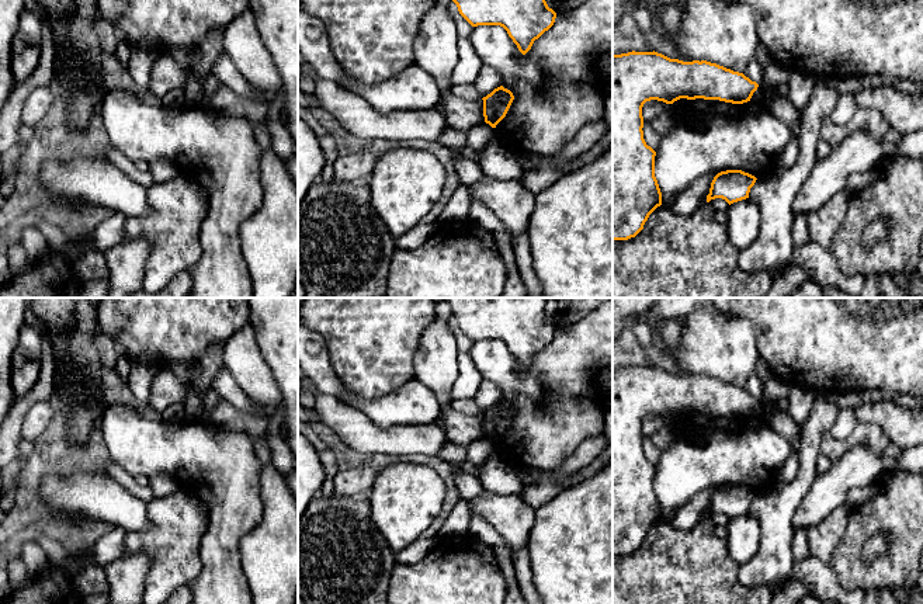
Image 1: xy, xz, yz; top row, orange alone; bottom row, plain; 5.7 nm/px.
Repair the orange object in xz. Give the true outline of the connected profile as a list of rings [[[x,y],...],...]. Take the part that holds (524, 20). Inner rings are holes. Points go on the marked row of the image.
[[[452,0],[472,25],[503,27],[518,51],[525,55],[535,39],[548,31],[556,13],[545,0]]]

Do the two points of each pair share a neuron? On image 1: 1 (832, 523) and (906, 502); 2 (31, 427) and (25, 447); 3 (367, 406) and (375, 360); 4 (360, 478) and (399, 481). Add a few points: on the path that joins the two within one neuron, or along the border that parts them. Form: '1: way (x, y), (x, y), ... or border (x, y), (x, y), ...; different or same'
1: border (852, 509), (845, 533), (835, 549); different
2: border (23, 437), (34, 441); different
3: border (340, 382), (367, 399), (399, 388); different
4: border (381, 469), (367, 493); different

